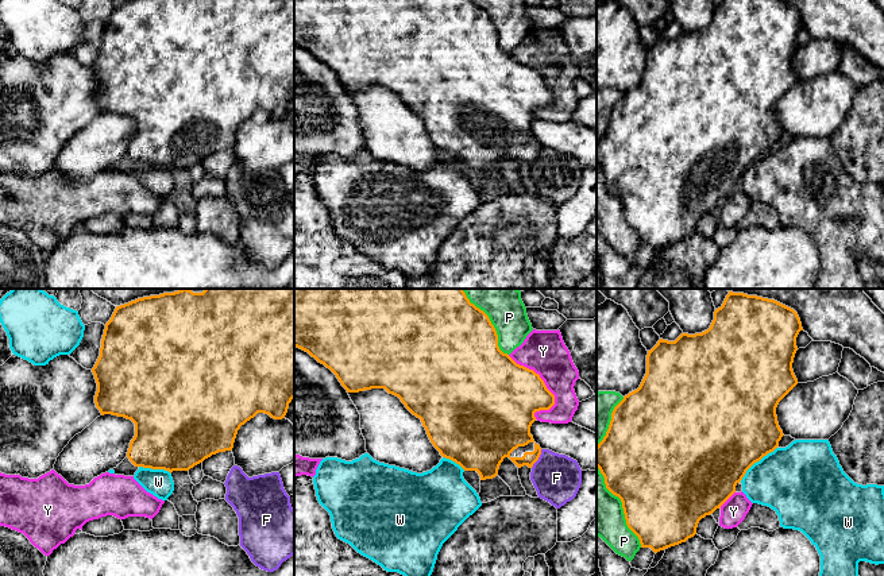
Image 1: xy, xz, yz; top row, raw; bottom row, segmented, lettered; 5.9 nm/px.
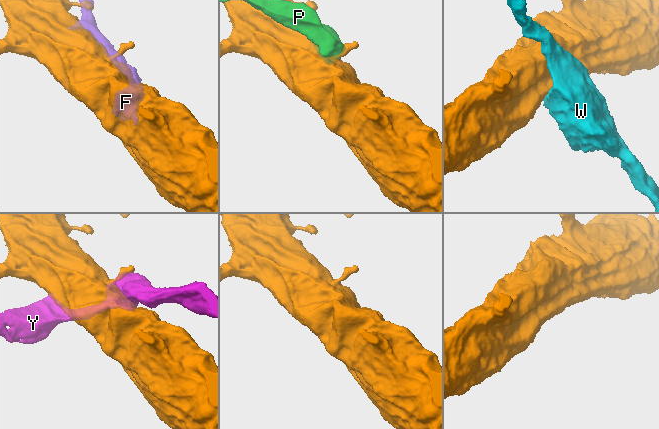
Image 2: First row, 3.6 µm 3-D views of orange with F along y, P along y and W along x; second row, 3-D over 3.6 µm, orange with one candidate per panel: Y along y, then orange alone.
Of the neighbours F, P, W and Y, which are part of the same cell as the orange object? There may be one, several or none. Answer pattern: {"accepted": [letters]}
{"accepted": ["W"]}

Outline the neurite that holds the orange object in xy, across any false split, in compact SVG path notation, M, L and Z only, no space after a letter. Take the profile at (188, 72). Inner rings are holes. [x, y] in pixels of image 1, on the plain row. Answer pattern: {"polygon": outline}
{"polygon": "M128 0L116 4L105 22L100 54L92 66L97 81L96 105L101 113L124 115L135 121L135 134L127 155L135 165L173 169L189 169L219 150L232 148L238 128L258 111L274 117L285 116L294 96L294 0Z"}

